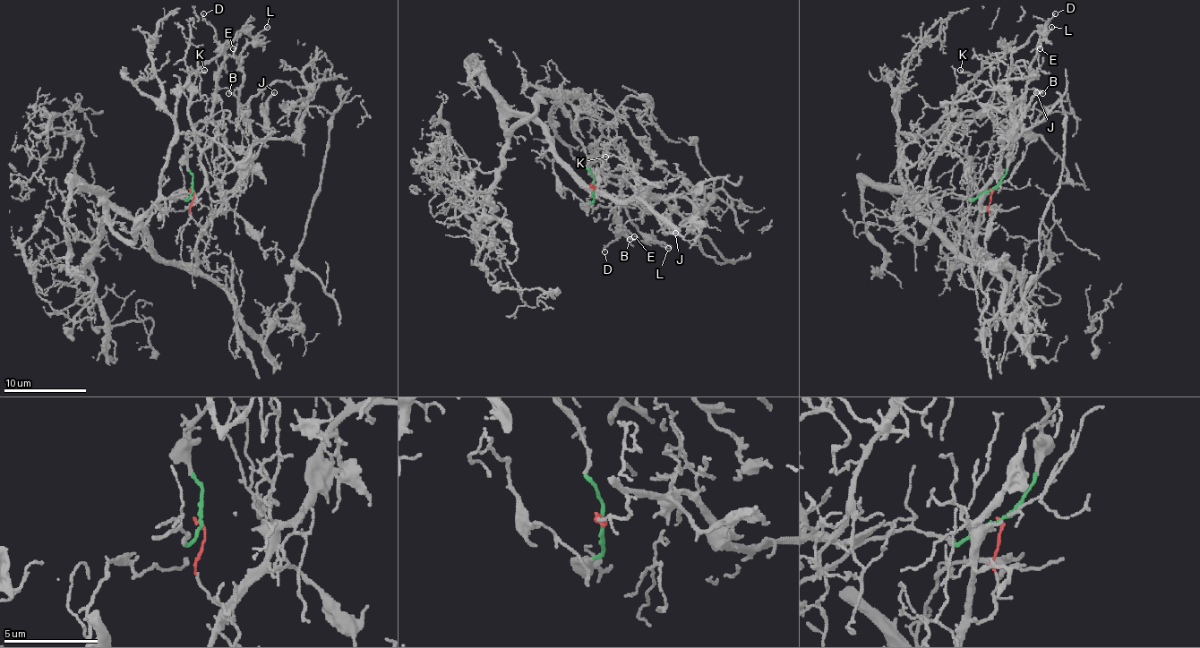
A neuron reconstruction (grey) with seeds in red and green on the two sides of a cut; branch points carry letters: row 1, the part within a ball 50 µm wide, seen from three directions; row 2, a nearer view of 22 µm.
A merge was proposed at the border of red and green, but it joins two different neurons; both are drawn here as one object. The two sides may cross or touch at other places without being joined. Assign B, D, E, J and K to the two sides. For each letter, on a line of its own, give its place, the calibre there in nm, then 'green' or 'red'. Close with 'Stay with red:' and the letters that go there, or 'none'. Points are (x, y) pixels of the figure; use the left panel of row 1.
B: at (228, 93); 130 nm thick; green
D: at (203, 13); 100 nm thick; green
E: at (233, 48); 110 nm thick; green
J: at (274, 92); 140 nm thick; red
K: at (204, 70); 90 nm thick; red
Stay with red: J, K

